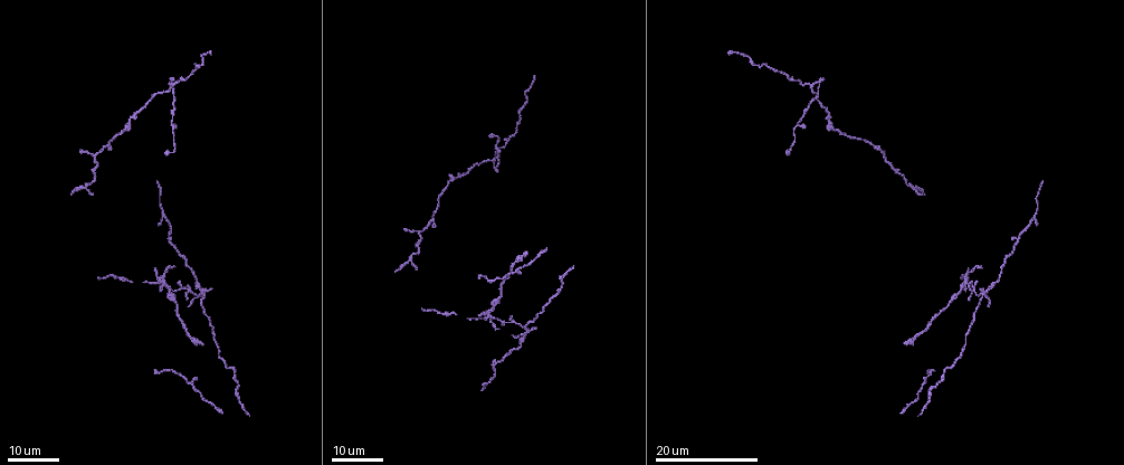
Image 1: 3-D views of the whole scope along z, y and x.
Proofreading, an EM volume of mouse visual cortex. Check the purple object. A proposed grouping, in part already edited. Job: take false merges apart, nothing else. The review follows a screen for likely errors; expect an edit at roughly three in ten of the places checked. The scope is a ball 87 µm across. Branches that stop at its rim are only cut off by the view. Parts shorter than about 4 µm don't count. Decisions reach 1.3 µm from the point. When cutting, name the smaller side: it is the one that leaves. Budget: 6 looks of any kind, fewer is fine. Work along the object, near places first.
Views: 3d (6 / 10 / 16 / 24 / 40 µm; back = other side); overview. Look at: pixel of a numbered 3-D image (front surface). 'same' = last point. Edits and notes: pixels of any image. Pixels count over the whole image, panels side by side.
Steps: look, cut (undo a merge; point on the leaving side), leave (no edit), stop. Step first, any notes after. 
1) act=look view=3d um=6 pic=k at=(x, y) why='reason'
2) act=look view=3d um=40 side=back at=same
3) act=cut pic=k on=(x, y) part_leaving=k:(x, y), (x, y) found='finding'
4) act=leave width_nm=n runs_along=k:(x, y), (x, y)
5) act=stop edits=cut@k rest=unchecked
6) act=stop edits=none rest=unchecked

act=look view=3d um=24 pic=1 at=(964, 283) why='four or more arms meet'

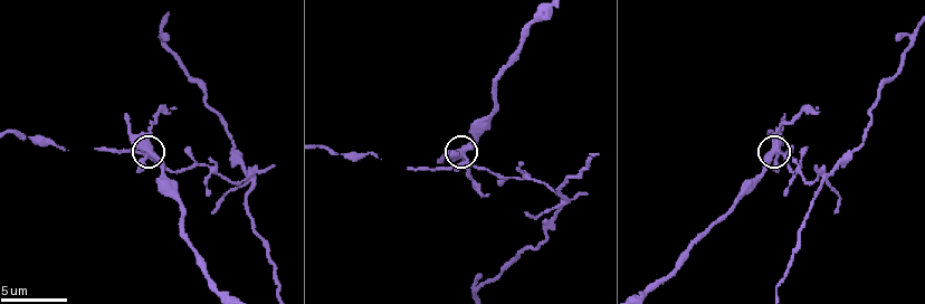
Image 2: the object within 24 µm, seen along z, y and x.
act=look view=3d um=10 pic=2 at=(779, 151)

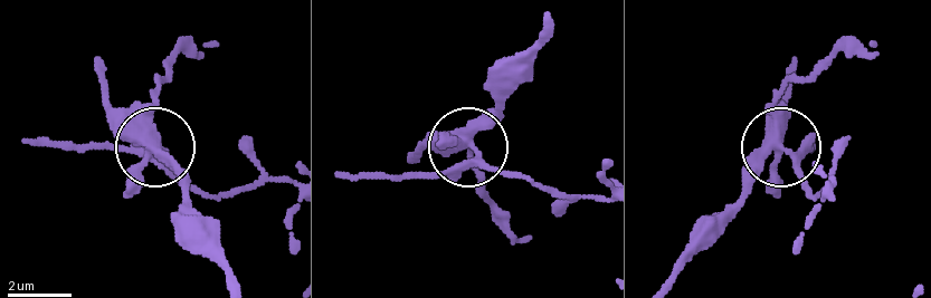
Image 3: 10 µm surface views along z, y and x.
act=cut pic=3 on=(135, 108) part_leaving=3:(475, 147), (494, 116), (496, 86), (534, 46), (542, 22) found='two cells meet here'

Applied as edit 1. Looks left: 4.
act=look view=overview

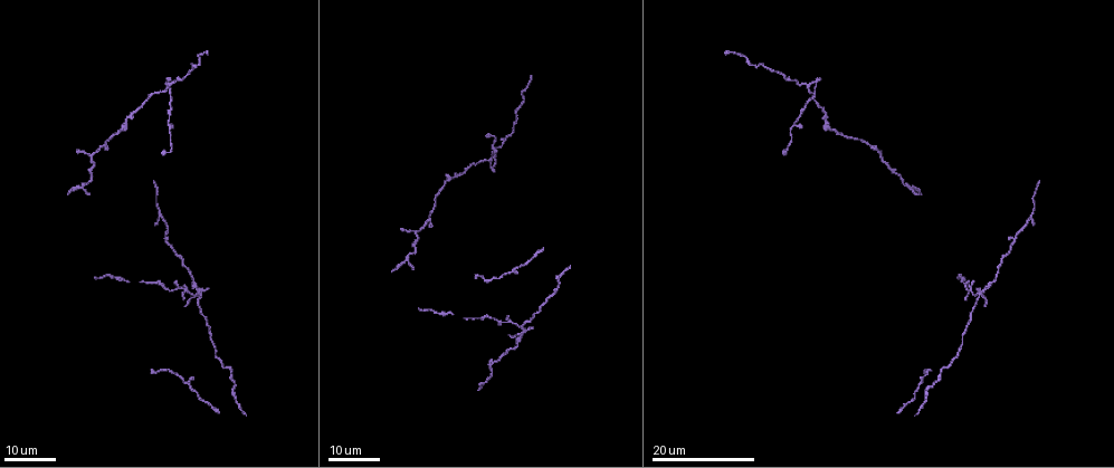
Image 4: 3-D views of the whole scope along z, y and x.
act=look view=3d um=24 pic=4 at=(525, 332) why='four or more arms meet'

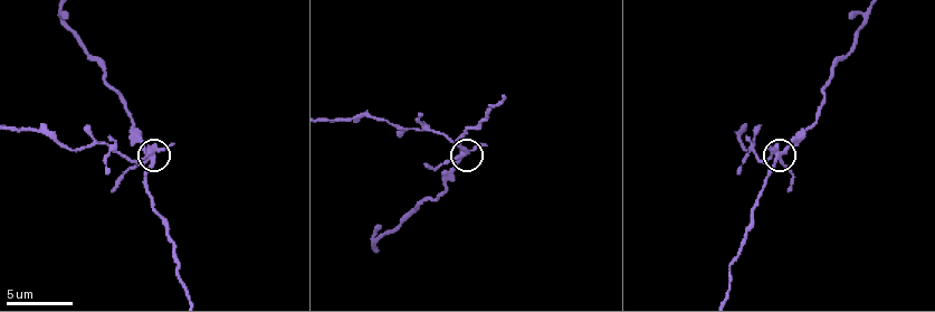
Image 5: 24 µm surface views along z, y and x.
act=look view=3d um=10 pic=5 at=(153, 158) why='closer look'

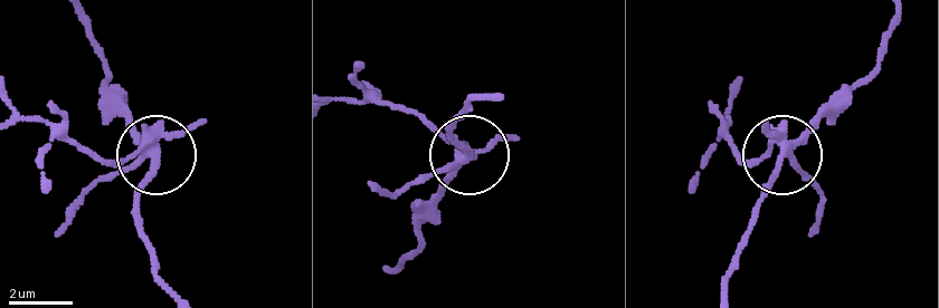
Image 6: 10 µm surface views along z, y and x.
act=cut pic=6 on=(143, 184) arms=5 found='a second cell is stuck on'

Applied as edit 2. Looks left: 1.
act=stop edits=cut@3,cut@6 rest=unchecked

